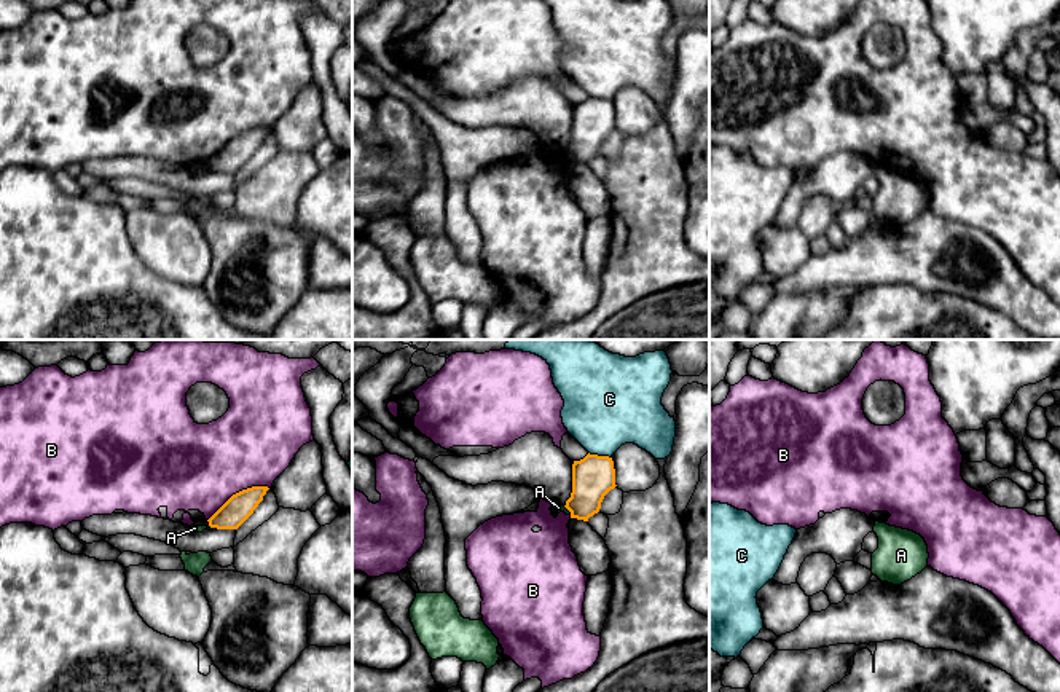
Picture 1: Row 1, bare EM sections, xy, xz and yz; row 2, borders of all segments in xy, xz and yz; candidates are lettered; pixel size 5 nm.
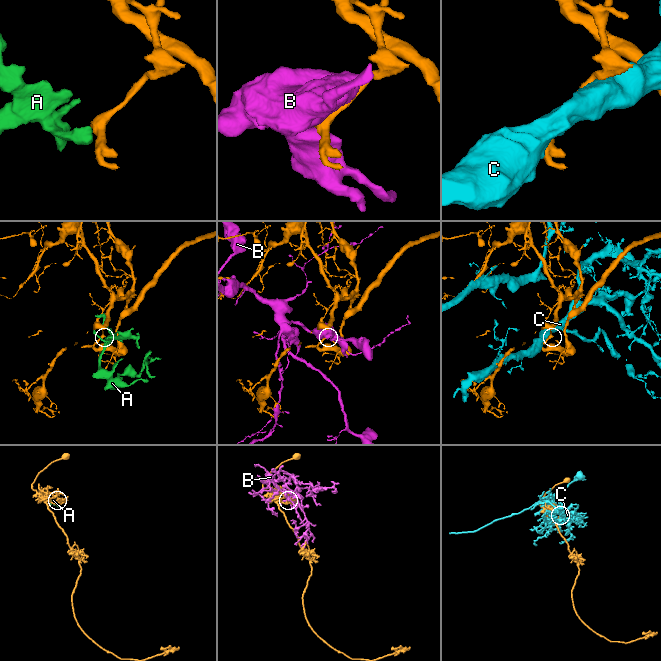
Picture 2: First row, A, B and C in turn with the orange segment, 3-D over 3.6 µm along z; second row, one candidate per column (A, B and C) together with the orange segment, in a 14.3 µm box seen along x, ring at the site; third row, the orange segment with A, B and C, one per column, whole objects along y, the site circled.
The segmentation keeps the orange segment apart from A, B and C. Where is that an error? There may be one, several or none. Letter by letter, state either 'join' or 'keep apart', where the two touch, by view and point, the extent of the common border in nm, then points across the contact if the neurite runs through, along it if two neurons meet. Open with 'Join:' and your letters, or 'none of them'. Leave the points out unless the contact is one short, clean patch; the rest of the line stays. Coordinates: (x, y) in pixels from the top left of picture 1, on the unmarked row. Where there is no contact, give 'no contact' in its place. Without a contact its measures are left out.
Join: none of them
A: keep apart; contact xz (568, 152); length 60 nm; border xz (563, 149), (571, 157)
B: keep apart; contact xy (239, 134); length 360 nm
C: keep apart; contact xz (600, 99); length 120 nm

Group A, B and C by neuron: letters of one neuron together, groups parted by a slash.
A / B / C

